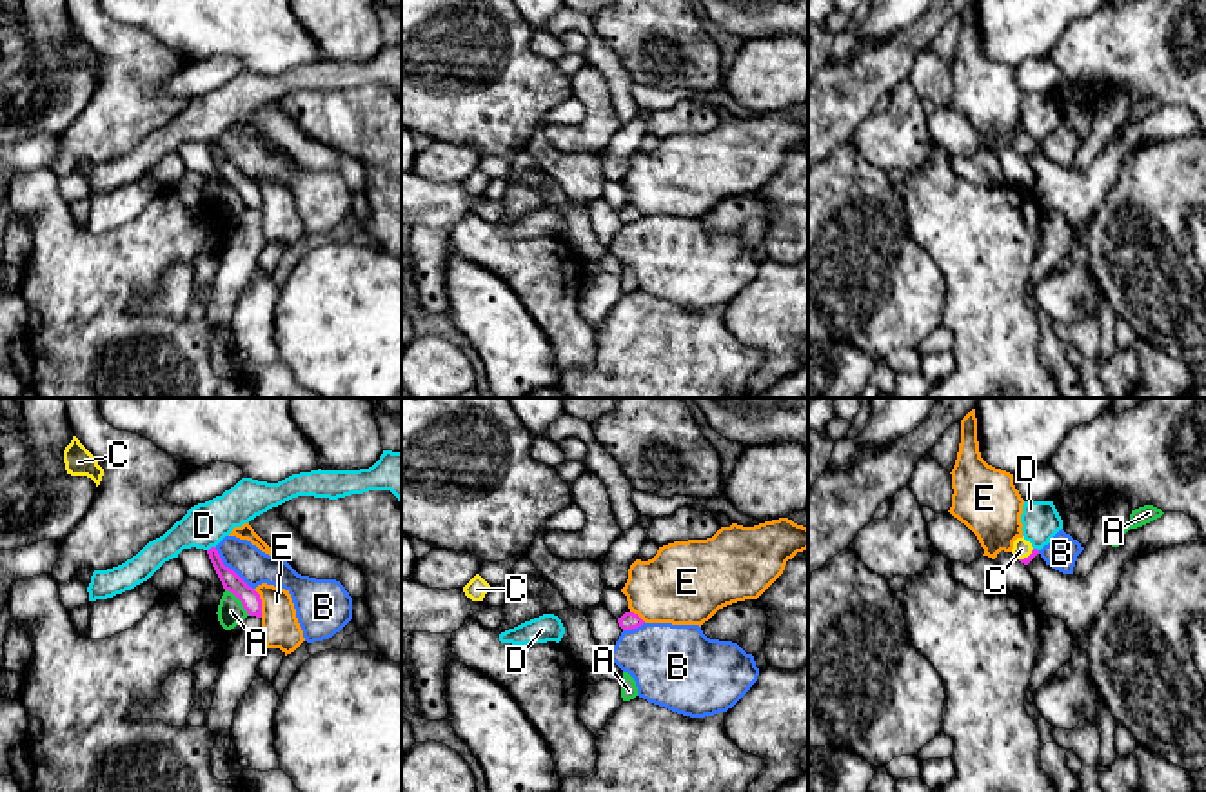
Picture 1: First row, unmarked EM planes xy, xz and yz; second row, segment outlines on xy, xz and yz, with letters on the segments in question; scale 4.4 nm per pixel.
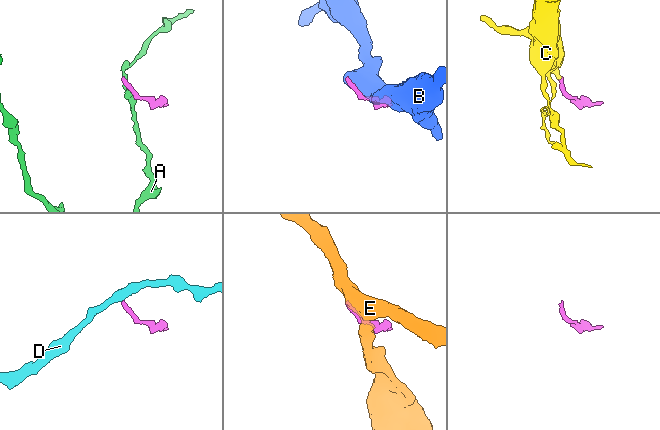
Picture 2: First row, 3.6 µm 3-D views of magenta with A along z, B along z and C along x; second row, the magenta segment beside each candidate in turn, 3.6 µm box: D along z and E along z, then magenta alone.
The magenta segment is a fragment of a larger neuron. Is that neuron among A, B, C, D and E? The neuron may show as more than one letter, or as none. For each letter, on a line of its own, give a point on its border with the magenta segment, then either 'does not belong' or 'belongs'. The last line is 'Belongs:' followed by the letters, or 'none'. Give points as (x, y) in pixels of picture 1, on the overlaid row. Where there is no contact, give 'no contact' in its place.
A: contact xy (240, 600); does not belong
B: contact xy (229, 569); does not belong
C: contact yz (1028, 556); belongs
D: contact xy (211, 547); does not belong
E: contact xy (260, 603); does not belong
Belongs: C

